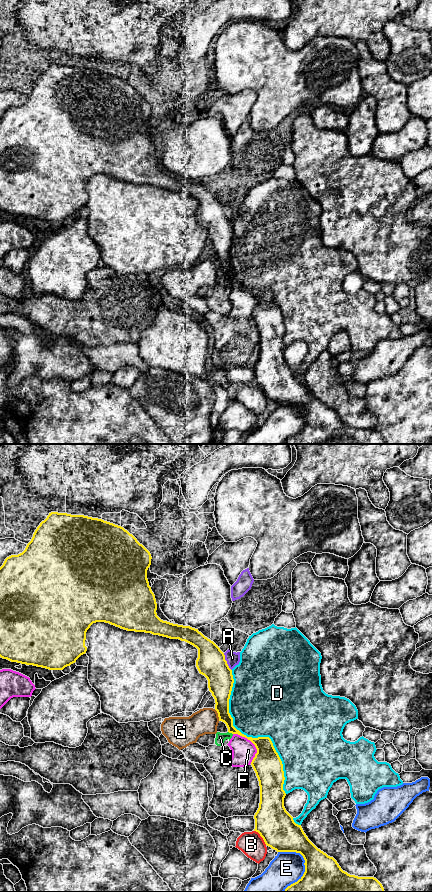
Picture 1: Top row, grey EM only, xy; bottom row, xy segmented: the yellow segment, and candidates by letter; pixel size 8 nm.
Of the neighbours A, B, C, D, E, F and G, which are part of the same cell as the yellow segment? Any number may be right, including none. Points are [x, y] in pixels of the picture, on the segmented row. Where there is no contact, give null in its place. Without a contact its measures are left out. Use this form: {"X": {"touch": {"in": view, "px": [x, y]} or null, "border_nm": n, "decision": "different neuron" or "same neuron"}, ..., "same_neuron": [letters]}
{"A": {"touch": {"in": "xy", "px": [226, 662]}, "border_nm": 160, "decision": "different neuron"}, "B": {"touch": {"in": "xy", "px": [261, 836]}, "border_nm": 160, "decision": "different neuron"}, "C": {"touch": {"in": "xy", "px": [230, 732]}, "border_nm": 50, "decision": "different neuron"}, "D": {"touch": {"in": "xy", "px": [251, 737]}, "border_nm": 1100, "decision": "different neuron"}, "E": {"touch": {"in": "xy", "px": [304, 873]}, "border_nm": 340, "decision": "different neuron"}, "F": {"touch": {"in": "xy", "px": [253, 743]}, "border_nm": 280, "decision": "different neuron"}, "G": {"touch": {"in": "xy", "px": [218, 715]}, "border_nm": 100, "decision": "different neuron"}, "same_neuron": []}

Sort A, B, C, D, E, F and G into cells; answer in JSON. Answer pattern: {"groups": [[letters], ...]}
{"groups": [["A"], ["B"], ["C"], ["D"], ["E"], ["F"], ["G"]]}

